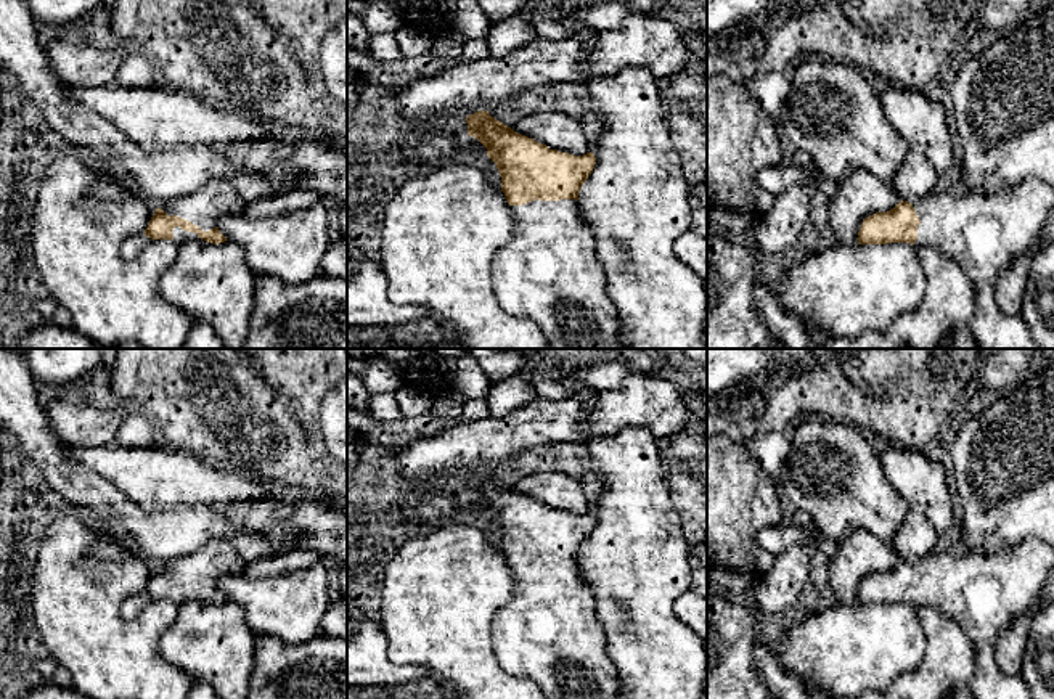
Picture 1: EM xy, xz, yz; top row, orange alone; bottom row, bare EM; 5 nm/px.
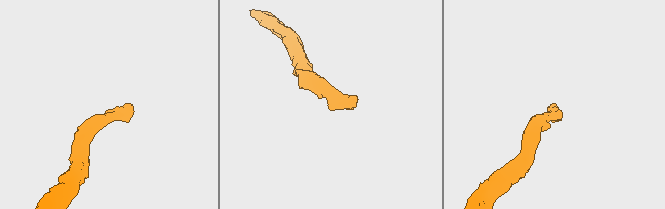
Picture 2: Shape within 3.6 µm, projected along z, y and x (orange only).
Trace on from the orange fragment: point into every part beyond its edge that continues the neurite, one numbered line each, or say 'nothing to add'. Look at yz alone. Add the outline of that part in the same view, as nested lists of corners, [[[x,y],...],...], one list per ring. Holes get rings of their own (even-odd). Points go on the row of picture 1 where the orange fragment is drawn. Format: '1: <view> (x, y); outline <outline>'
1: yz (984, 233); outline [[[1025,178],[991,193],[958,188],[932,193],[913,202],[913,207],[921,220],[916,243],[953,259],[975,286],[969,331],[982,349],[1041,349],[1020,317],[1009,317],[998,307],[995,284],[998,276],[1040,239],[1054,209],[1054,190],[1038,178]]]

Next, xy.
1: xy (203, 208); outline [[[209,182],[198,191],[161,209],[170,217],[182,217],[198,225],[202,231],[209,231],[217,227],[220,217],[243,214],[244,206],[231,183]]]

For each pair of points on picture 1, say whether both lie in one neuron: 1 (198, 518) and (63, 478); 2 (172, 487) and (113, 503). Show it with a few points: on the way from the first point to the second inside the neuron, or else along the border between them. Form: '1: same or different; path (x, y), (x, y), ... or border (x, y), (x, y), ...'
1: same; path (164, 523), (132, 523), (97, 497)
2: different; border (100, 474), (140, 506), (164, 511)

